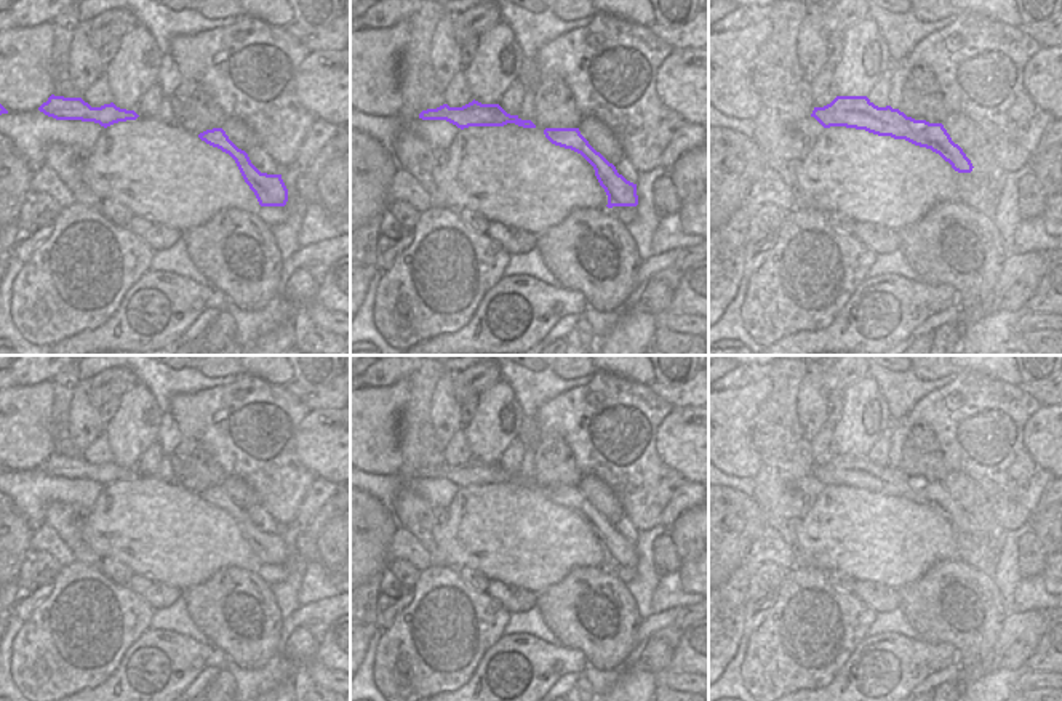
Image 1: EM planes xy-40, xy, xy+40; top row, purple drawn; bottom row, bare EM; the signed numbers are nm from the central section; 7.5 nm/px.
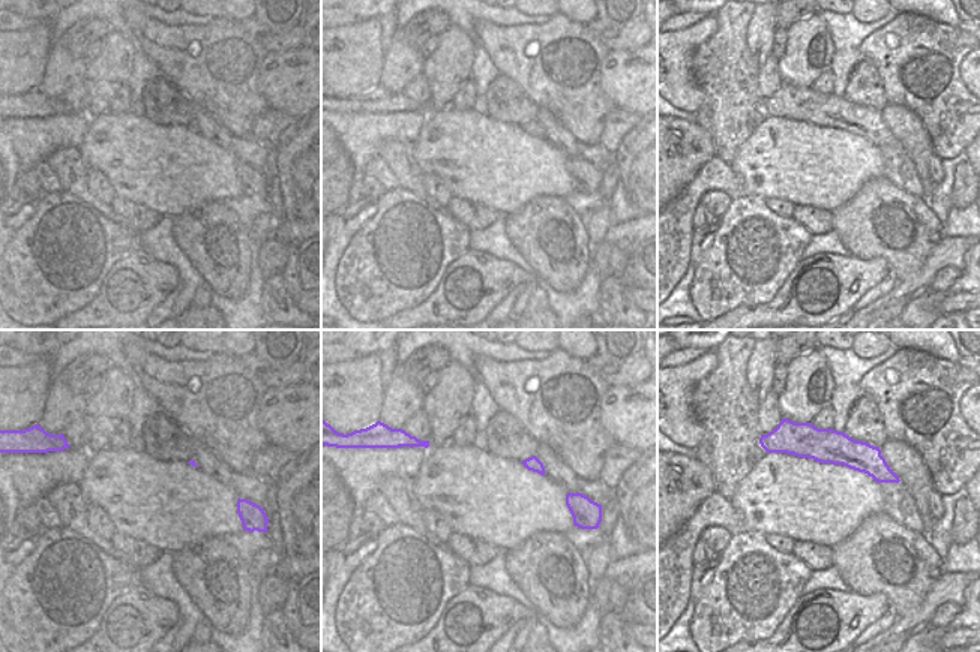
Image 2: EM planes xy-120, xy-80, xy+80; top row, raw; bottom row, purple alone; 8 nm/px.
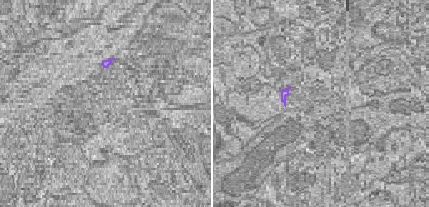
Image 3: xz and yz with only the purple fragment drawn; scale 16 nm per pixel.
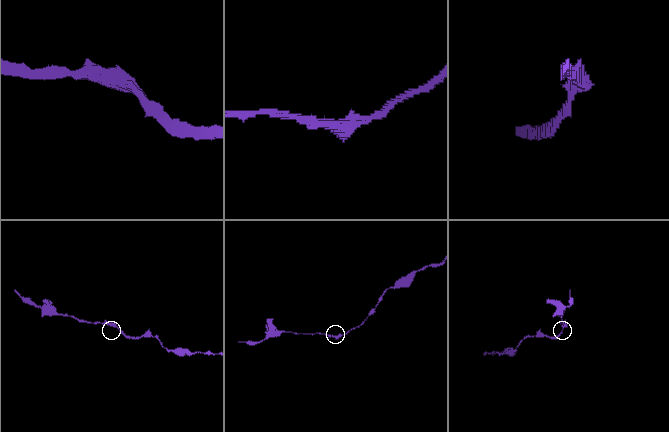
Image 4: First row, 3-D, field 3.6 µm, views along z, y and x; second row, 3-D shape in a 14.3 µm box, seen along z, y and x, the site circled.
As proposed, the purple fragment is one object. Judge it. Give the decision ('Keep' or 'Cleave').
Keep.

